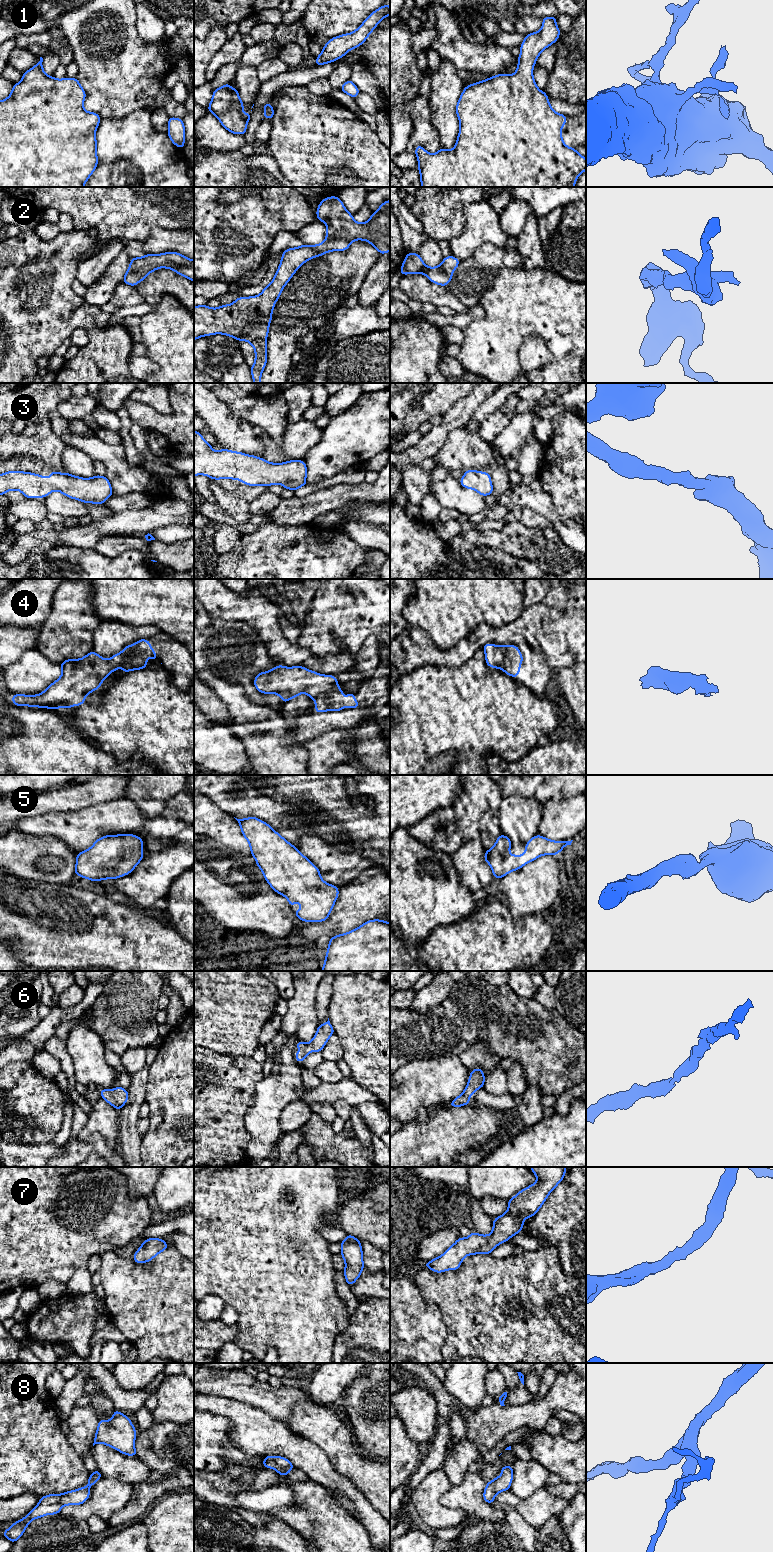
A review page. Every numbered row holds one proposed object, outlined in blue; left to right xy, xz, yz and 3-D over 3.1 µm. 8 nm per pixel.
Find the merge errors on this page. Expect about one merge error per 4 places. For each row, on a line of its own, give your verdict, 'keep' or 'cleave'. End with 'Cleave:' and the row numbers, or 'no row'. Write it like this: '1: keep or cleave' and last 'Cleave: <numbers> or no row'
1: keep
2: keep
3: keep
4: cleave
5: keep
6: keep
7: keep
8: keep
Cleave: 4

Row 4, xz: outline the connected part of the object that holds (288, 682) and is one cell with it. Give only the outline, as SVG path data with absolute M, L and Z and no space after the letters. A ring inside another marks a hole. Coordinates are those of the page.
M278 665L267 672L260 672L254 679L255 688L264 694L278 694L283 703L290 699L305 693L314 698L320 693L330 692L340 689L337 678L333 675L323 675L306 669L302 666L285 667Z

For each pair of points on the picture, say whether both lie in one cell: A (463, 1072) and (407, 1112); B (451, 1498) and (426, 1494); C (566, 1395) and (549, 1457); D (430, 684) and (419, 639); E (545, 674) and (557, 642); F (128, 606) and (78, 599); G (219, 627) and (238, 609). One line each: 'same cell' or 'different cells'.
A: same cell
B: different cells
C: different cells
D: different cells
E: different cells
F: different cells
G: different cells

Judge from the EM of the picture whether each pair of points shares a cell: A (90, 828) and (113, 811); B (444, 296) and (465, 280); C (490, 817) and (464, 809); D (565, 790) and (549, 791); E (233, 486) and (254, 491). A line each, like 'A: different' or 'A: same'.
A: same
B: different
C: same
D: same
E: same

